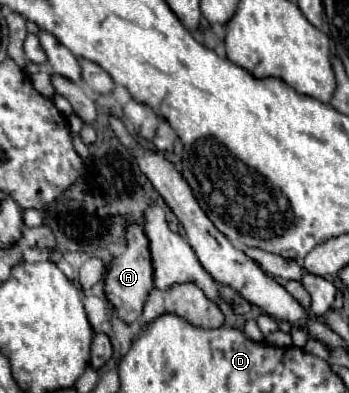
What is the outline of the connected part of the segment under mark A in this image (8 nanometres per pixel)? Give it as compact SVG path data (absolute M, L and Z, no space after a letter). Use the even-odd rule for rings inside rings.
M128 224L124 232L126 248L120 256L112 258L108 264L108 274L104 280L104 292L108 302L114 306L116 316L122 318L126 324L136 322L136 318L142 314L142 304L146 302L146 292L154 288L152 272L150 272L150 248L146 248L146 234L142 232L142 226Z

